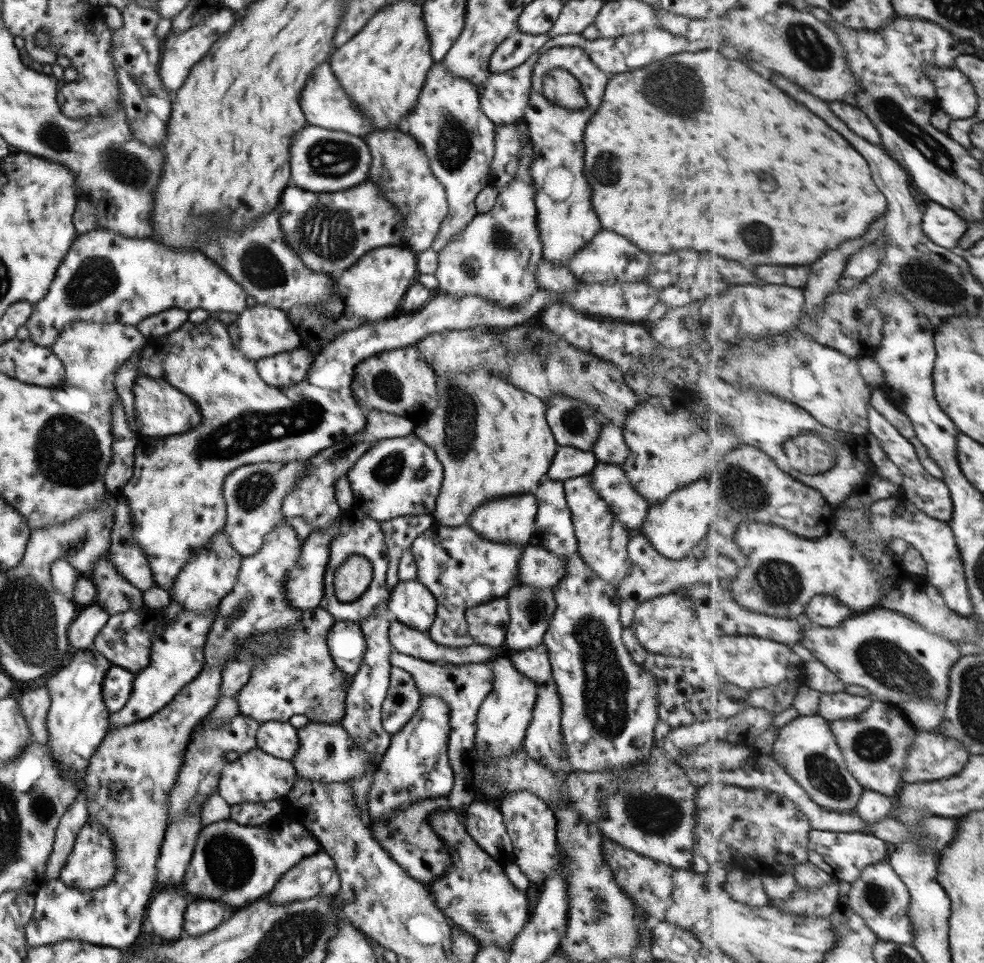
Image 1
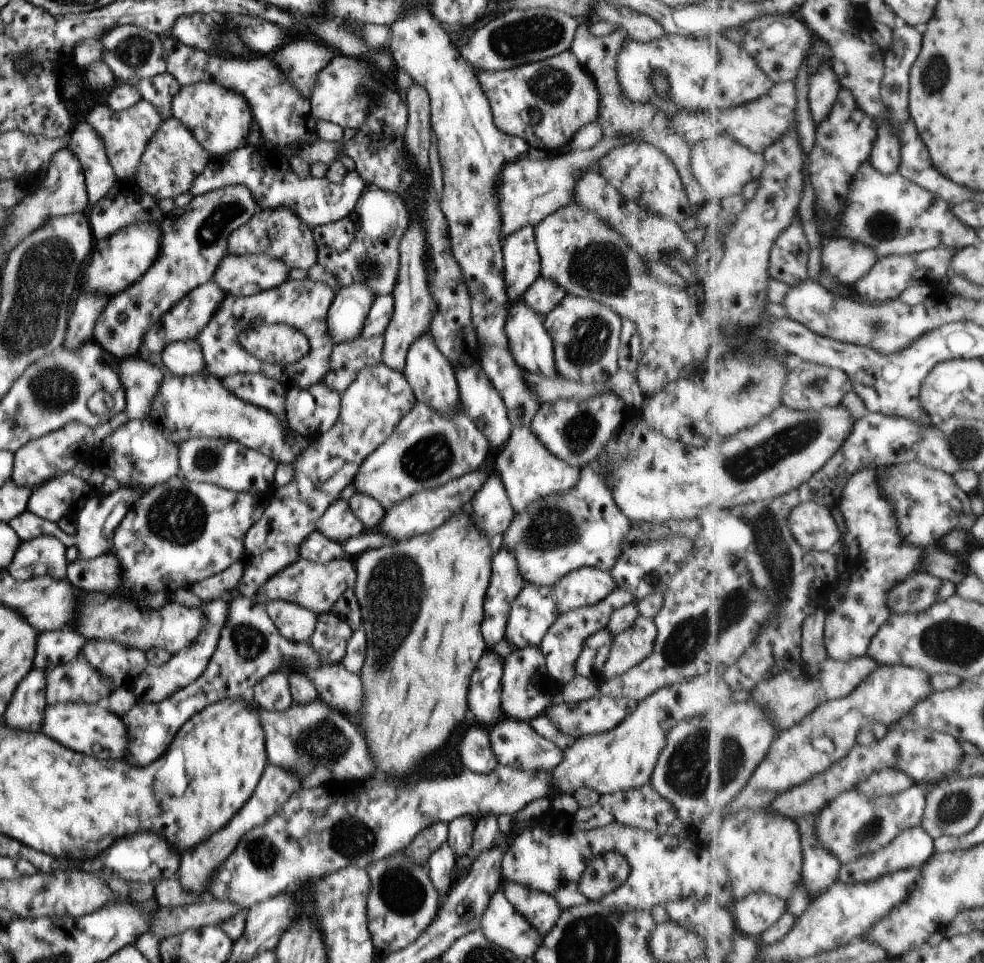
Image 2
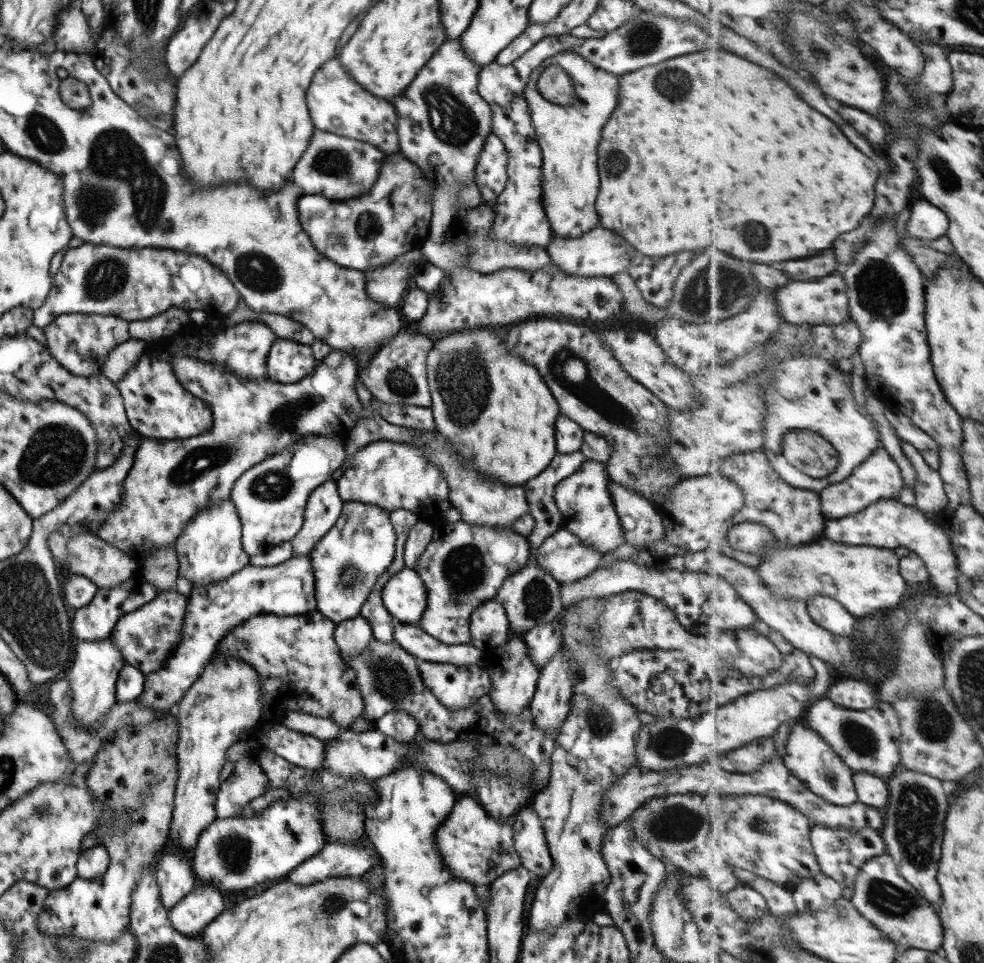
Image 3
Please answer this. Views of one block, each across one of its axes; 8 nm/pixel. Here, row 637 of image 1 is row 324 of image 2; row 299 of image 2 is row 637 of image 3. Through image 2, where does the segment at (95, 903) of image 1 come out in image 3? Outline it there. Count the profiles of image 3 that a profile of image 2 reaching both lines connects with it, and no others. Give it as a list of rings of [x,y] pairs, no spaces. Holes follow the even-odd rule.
[[[314,612],[296,616],[260,613],[230,630],[219,642],[220,657],[238,657],[260,675],[263,689],[261,720],[279,720],[288,711],[332,718],[338,725],[350,726],[364,712],[364,702],[356,688],[356,672],[348,668],[334,640],[337,623]]]

